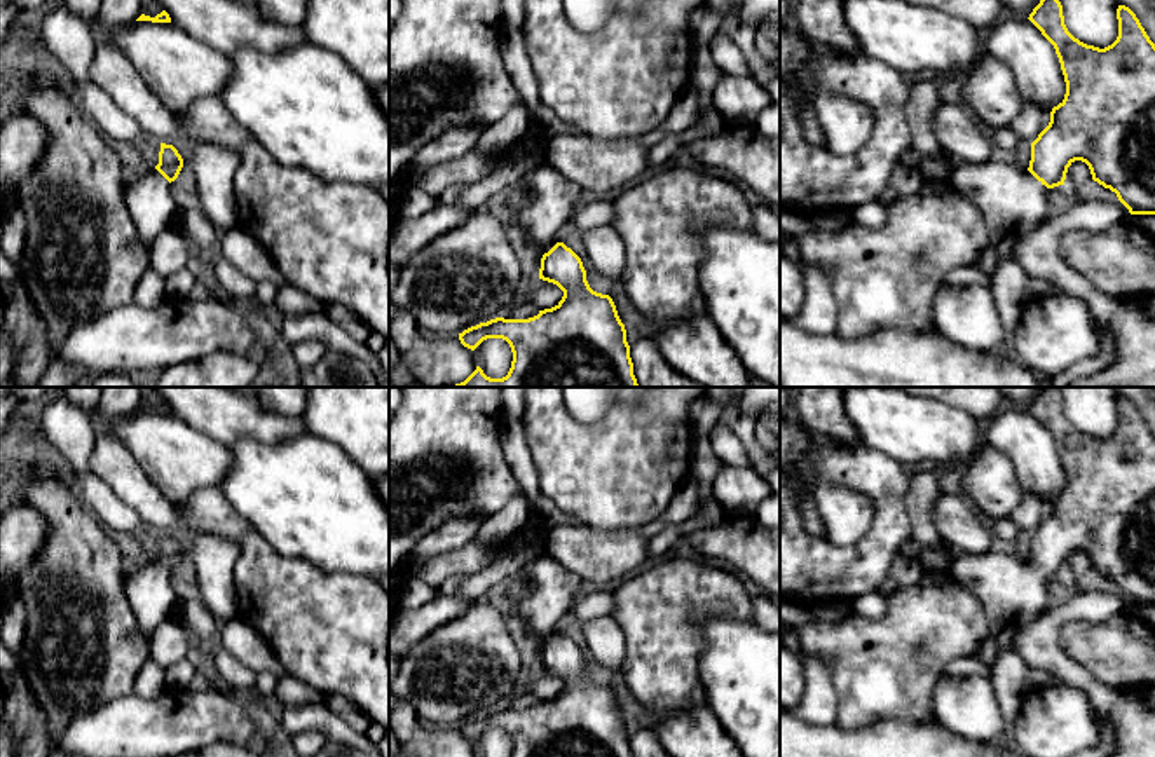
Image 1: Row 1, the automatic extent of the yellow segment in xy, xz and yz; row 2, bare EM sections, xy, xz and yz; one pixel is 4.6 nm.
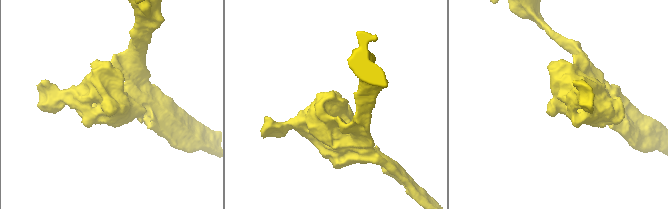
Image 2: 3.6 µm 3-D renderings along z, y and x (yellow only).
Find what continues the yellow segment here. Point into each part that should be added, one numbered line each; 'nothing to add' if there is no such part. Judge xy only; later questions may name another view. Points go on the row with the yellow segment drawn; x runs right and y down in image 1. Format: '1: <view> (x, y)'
1: xy (152, 208)

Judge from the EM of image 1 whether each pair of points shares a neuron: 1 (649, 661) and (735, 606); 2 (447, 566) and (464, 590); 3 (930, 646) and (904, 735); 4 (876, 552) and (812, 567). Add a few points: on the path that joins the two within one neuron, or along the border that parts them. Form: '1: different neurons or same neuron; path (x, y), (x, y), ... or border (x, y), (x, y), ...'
1: same neuron; path (669, 641), (703, 606), (714, 606)
2: different neurons; border (492, 560), (473, 572), (447, 576), (435, 586)
3: different neurons; border (936, 722), (876, 721), (867, 726)
4: same neuron; path (861, 567), (827, 567)

